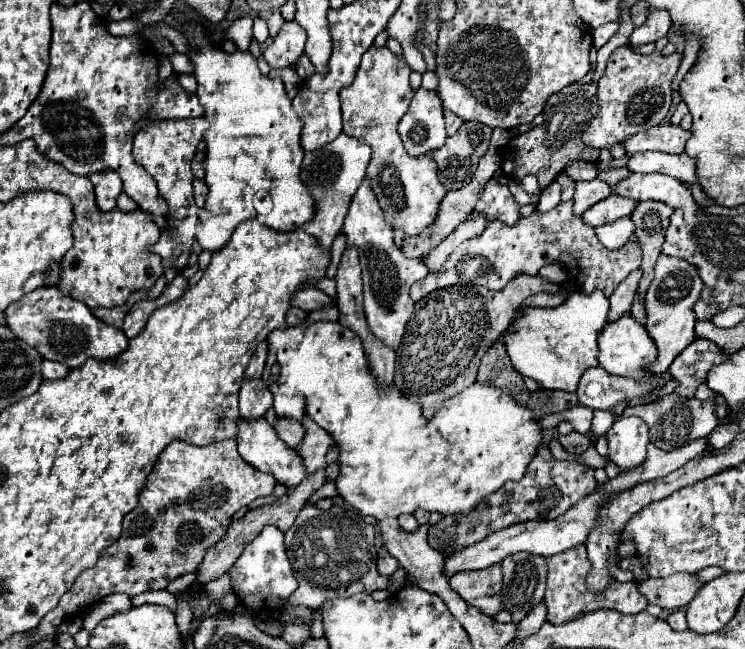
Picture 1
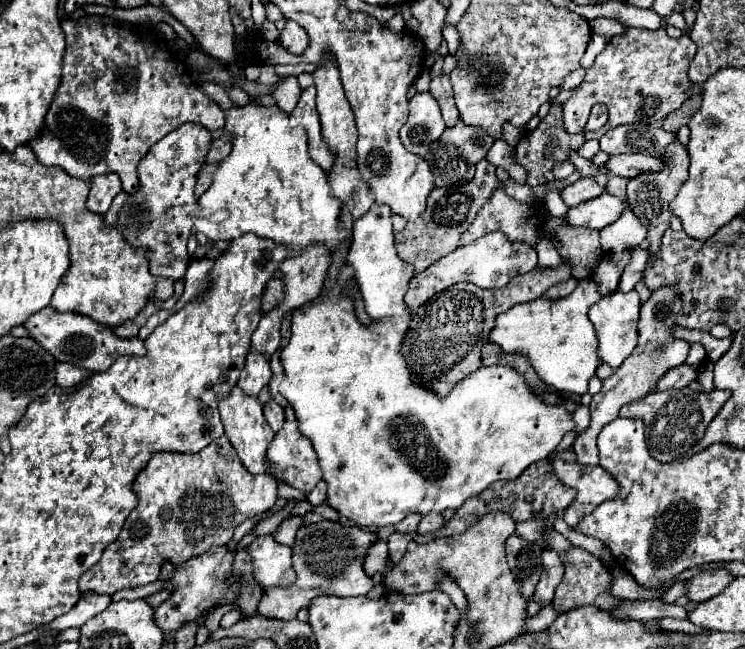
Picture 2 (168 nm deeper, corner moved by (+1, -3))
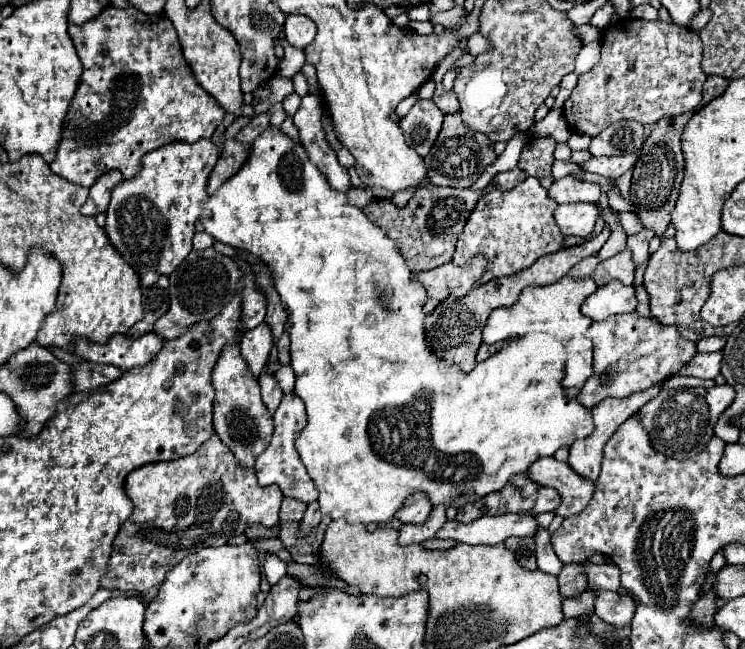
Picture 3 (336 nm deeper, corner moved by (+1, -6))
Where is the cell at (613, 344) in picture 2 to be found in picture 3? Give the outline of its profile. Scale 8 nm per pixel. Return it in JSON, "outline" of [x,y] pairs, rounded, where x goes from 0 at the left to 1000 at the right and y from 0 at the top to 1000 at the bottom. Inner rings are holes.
{"outline":[[[831,435],[804,441],[801,450],[788,456],[780,471],[783,487],[793,493],[815,493],[831,484],[850,484],[855,478],[852,444]]]}

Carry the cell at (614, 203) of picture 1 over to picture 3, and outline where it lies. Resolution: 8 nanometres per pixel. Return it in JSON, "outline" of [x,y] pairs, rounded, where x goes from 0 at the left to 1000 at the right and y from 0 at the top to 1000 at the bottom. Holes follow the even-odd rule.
{"outline":[[[753,314],[745,324],[745,342],[758,364],[793,367],[804,336],[807,320],[801,314]]]}

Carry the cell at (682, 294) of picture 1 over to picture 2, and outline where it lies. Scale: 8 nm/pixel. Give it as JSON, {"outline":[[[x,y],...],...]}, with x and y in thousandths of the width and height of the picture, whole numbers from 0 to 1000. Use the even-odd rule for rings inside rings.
{"outline":[[[895,442],[877,448],[874,461],[860,470],[860,488],[858,488],[858,504],[855,504],[858,525],[855,525],[852,544],[847,544],[847,550],[842,550],[836,556],[836,562],[817,584],[809,587],[807,602],[801,609],[796,609],[796,618],[791,624],[793,627],[793,652],[783,667],[774,670],[774,676],[769,683],[769,695],[772,695],[777,713],[804,716],[804,695],[801,695],[804,664],[817,649],[831,643],[831,630],[836,624],[868,612],[879,599],[885,581],[890,581],[898,569],[919,559],[922,544],[925,544],[925,529],[901,519],[901,507],[906,504],[906,485],[914,476],[911,470],[914,470],[911,455],[906,451],[906,445],[895,445]]]}

